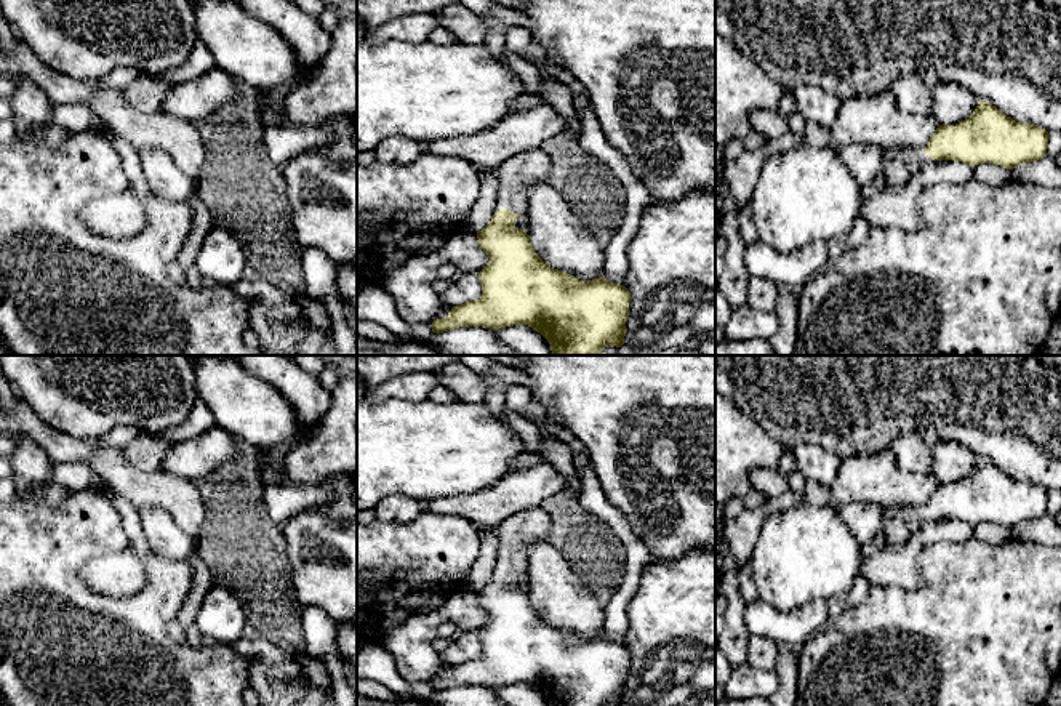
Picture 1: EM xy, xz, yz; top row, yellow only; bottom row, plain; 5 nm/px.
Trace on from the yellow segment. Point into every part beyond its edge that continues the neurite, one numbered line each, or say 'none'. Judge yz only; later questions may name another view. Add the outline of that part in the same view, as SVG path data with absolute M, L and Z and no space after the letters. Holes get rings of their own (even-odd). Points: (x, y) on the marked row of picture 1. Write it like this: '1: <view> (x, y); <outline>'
1: yz (900, 164); M893 147L883 150L880 173L887 186L903 187L927 162L923 149Z

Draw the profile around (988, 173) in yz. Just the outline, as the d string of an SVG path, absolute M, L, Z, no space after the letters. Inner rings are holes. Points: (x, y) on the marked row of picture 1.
M992 163L975 165L973 173L975 179L991 186L1002 186L1011 179L1011 170Z

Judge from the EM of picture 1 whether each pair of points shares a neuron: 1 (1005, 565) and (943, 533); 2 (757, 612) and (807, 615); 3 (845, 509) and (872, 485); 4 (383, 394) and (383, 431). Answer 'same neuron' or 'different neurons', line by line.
1: different neurons
2: same neuron
3: different neurons
4: different neurons

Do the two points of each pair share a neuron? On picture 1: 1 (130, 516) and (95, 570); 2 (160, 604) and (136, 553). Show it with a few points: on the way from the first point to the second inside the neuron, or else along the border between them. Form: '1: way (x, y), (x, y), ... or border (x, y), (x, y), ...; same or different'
1: way (135, 535), (136, 549), (114, 570); same
2: border (148, 551), (144, 585), (136, 593), (119, 597); different

